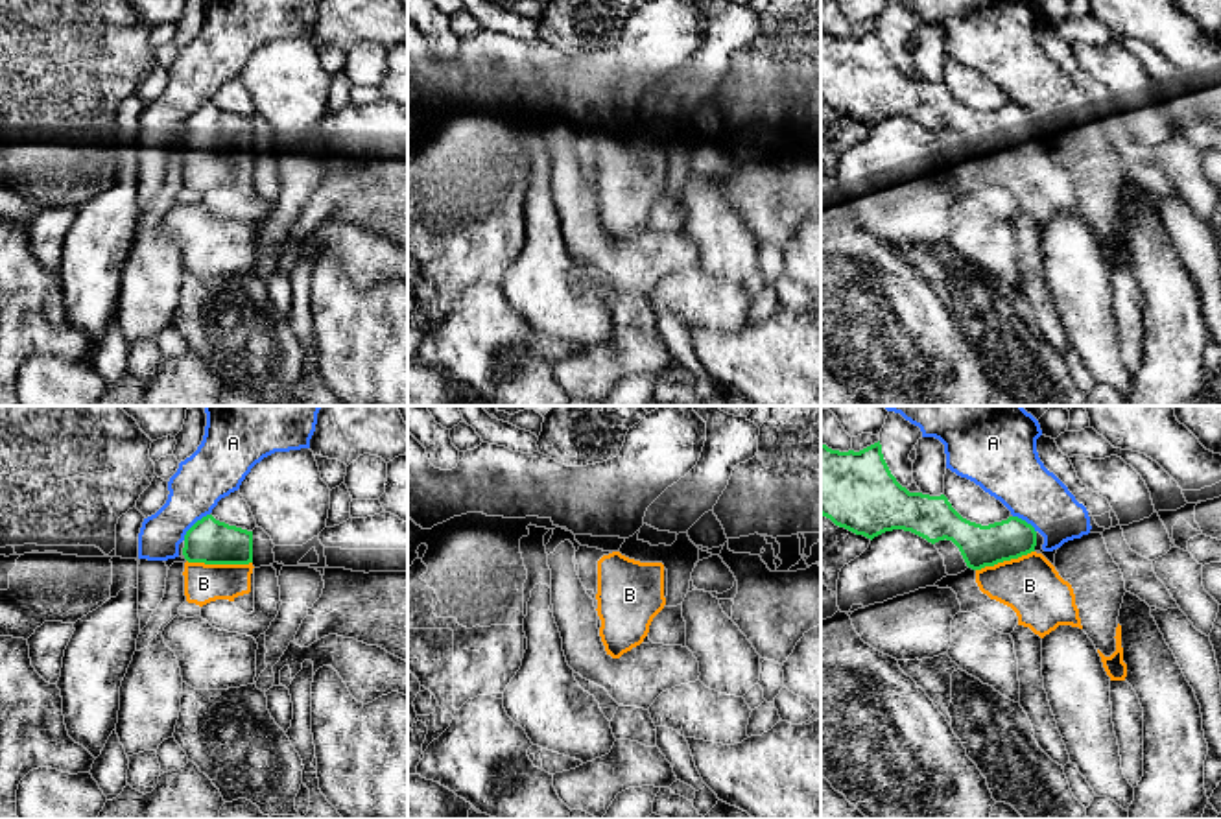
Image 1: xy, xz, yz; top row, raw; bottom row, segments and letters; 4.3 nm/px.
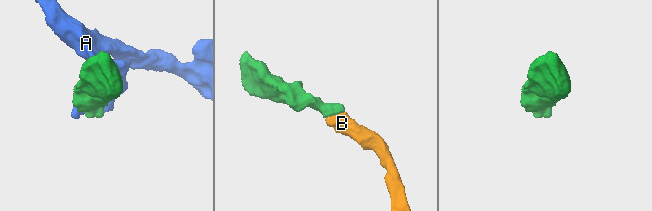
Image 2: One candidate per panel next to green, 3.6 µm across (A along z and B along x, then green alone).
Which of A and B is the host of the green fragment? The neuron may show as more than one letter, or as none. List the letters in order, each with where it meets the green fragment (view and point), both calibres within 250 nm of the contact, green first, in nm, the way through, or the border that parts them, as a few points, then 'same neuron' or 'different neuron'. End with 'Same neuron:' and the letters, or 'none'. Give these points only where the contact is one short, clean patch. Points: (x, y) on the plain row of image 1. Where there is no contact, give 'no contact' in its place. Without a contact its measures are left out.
A: contact xy (194, 111); calibres 200 and 240 nm; border xy (209, 100), (183, 126); different neuron
B: contact xy (220, 150); calibres 200 and 170 nm; way xy (209, 128), (220, 150), (203, 170); same neuron
Same neuron: B

